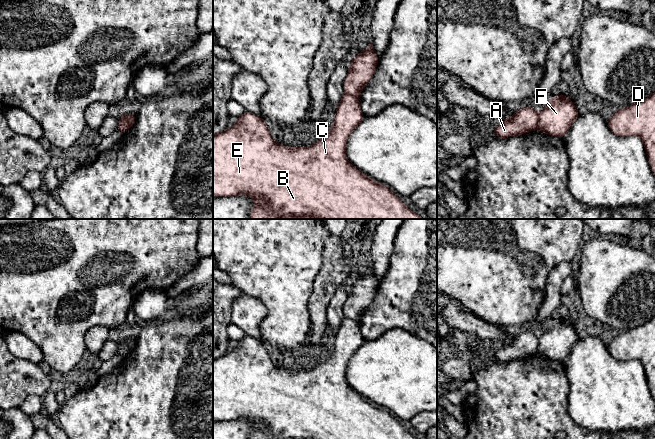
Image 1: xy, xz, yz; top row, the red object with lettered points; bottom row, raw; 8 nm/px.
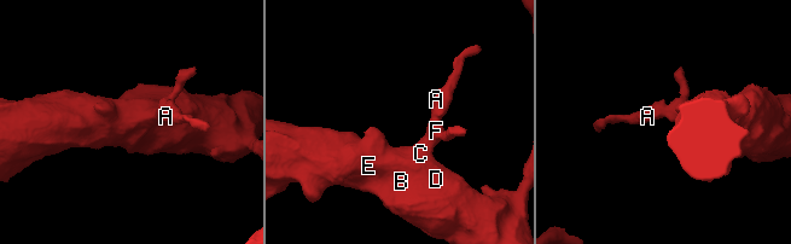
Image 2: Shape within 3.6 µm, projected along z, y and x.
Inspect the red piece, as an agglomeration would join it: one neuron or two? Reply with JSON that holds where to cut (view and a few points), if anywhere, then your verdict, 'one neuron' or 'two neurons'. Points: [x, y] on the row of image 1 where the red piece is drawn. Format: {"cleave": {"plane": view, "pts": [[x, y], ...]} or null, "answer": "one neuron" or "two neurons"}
{"cleave": {"plane": "yz", "pts": [[538, 114], [536, 128]]}, "answer": "two neurons"}

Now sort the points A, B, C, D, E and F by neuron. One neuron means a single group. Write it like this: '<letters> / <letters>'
A / B C D E F

